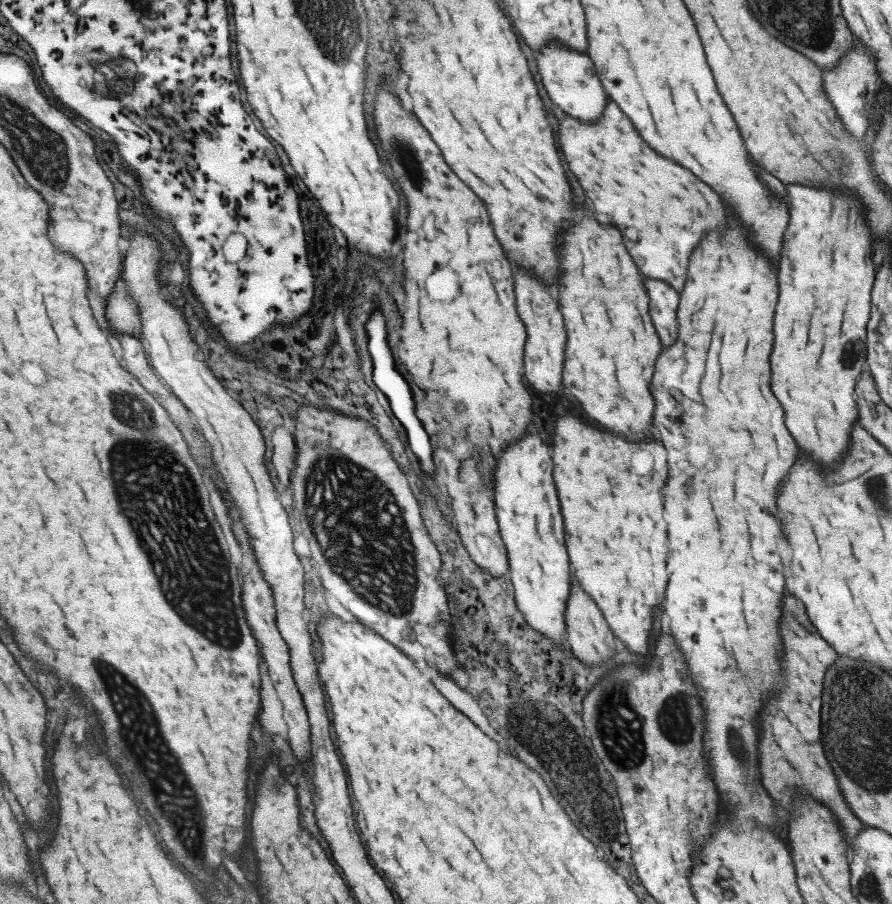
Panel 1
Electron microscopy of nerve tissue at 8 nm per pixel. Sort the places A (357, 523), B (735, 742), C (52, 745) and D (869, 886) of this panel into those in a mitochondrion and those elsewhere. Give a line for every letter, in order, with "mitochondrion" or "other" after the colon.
A: mitochondrion
B: mitochondrion
C: other
D: mitochondrion

